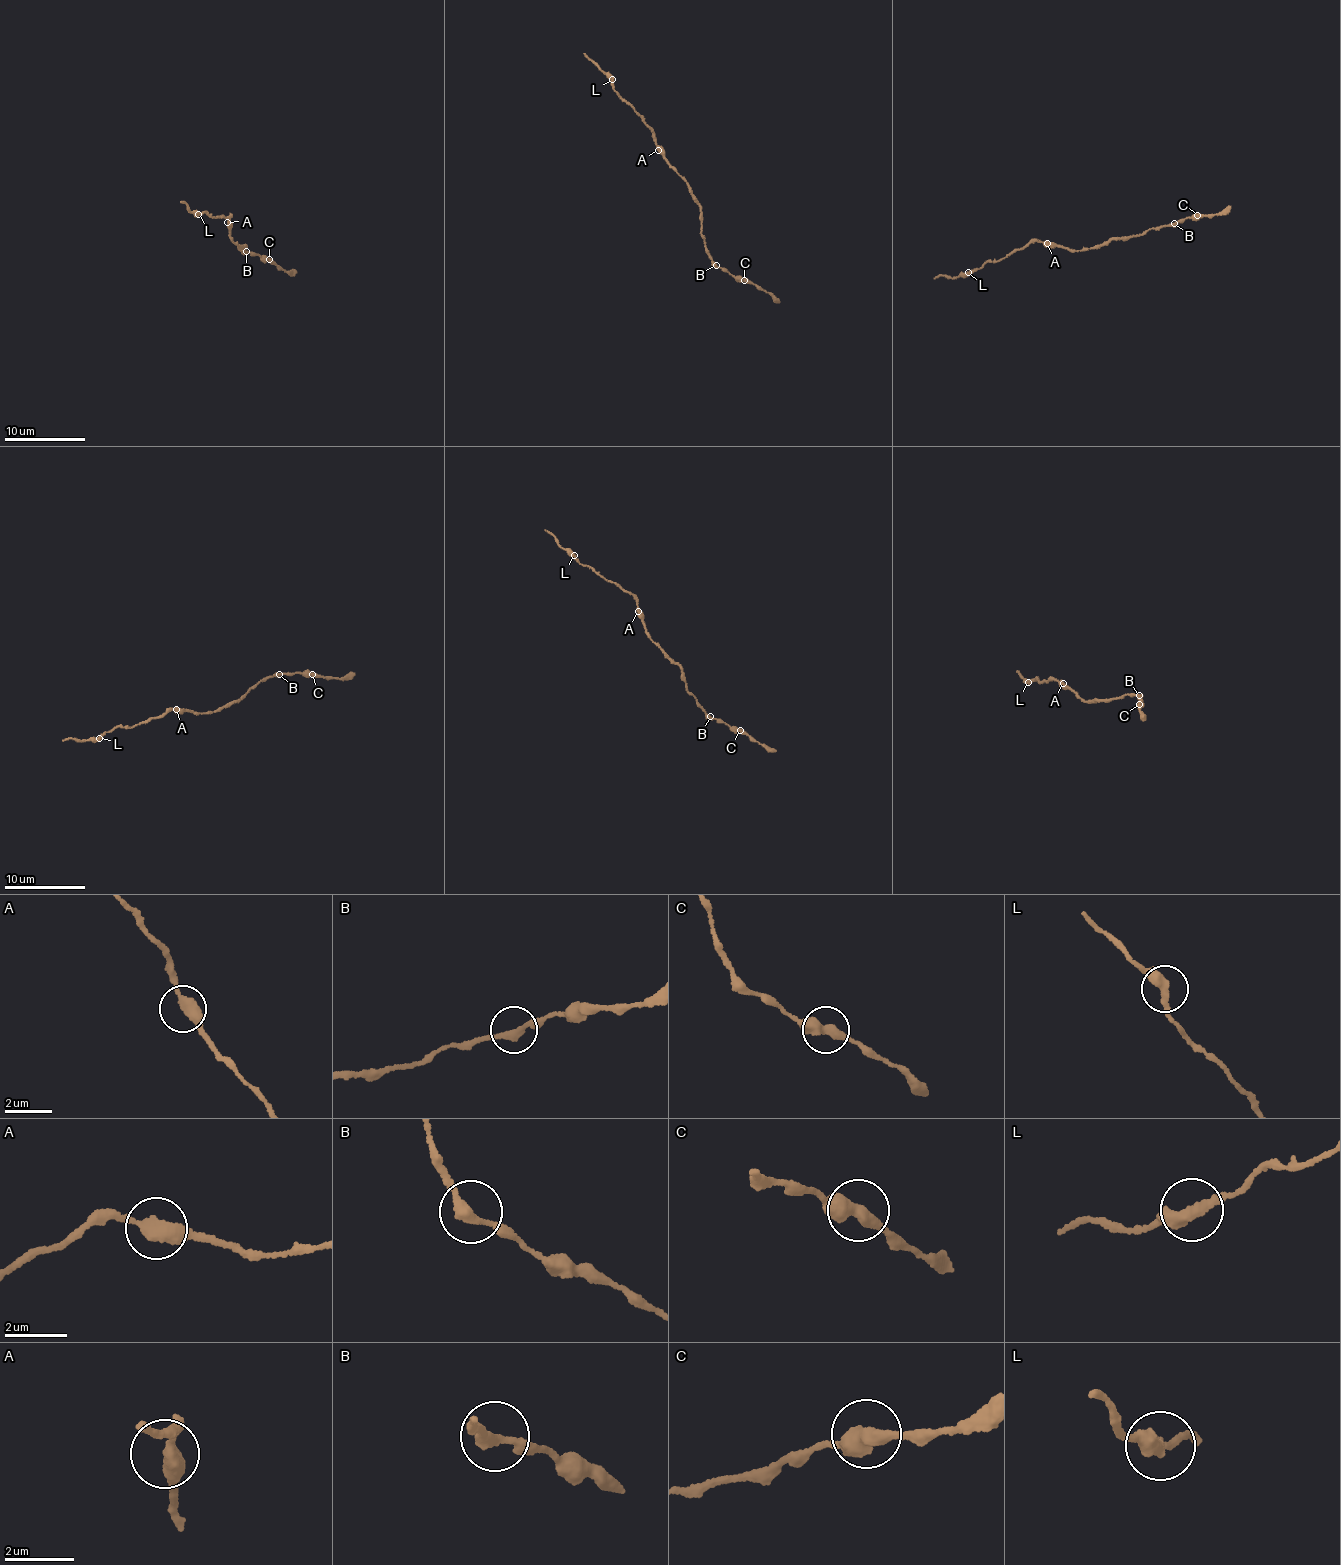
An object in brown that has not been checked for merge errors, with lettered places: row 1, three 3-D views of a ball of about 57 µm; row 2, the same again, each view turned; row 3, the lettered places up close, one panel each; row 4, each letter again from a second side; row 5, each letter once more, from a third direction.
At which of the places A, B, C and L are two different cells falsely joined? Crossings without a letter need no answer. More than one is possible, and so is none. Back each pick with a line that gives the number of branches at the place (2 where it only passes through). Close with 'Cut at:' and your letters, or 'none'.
C: 2
Cut at: C

